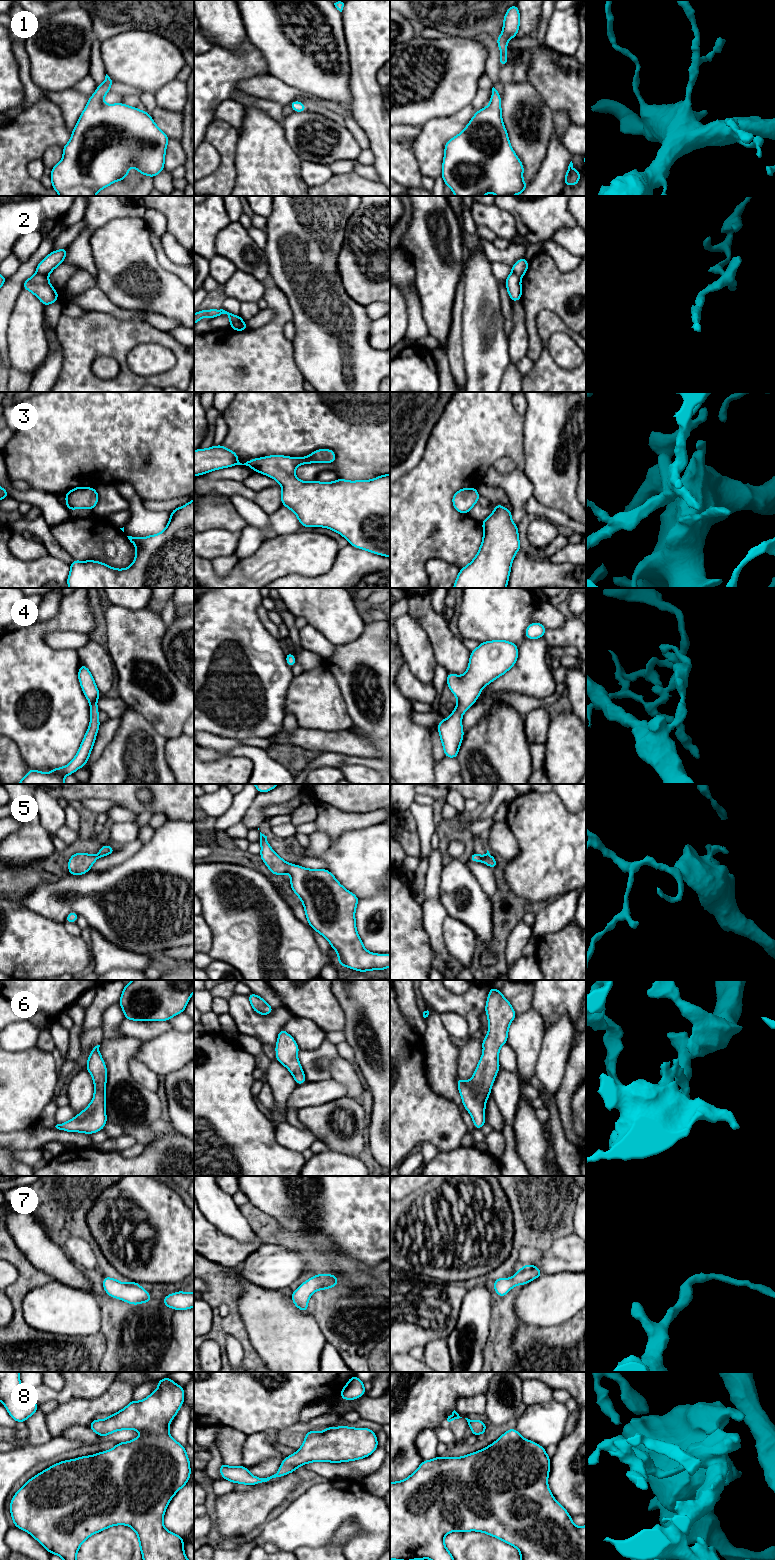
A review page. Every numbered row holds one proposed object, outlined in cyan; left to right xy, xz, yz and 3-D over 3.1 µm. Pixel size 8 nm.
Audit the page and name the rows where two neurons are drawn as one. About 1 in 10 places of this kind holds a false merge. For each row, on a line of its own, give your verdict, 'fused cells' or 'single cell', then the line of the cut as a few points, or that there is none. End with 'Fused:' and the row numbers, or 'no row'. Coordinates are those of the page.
1: single cell; cut none
2: fused cells; cut xy (36, 272), (47, 276)
3: single cell; cut none
4: single cell; cut none
5: single cell; cut none
6: single cell; cut none
7: single cell; cut none
8: single cell; cut none
Fused: 2

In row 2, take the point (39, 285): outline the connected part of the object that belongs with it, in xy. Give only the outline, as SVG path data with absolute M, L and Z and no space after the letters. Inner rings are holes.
M35 273L23 282L23 289L33 293L44 306L58 301L58 292L50 284L48 276Z

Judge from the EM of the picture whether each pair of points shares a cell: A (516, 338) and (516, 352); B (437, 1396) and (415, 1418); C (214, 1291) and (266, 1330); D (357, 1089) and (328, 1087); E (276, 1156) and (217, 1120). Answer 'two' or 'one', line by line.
A: one
B: one
C: two
D: two
E: one

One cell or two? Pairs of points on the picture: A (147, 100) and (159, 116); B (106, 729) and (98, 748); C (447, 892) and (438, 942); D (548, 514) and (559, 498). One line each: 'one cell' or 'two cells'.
A: two cells
B: one cell
C: two cells
D: two cells

